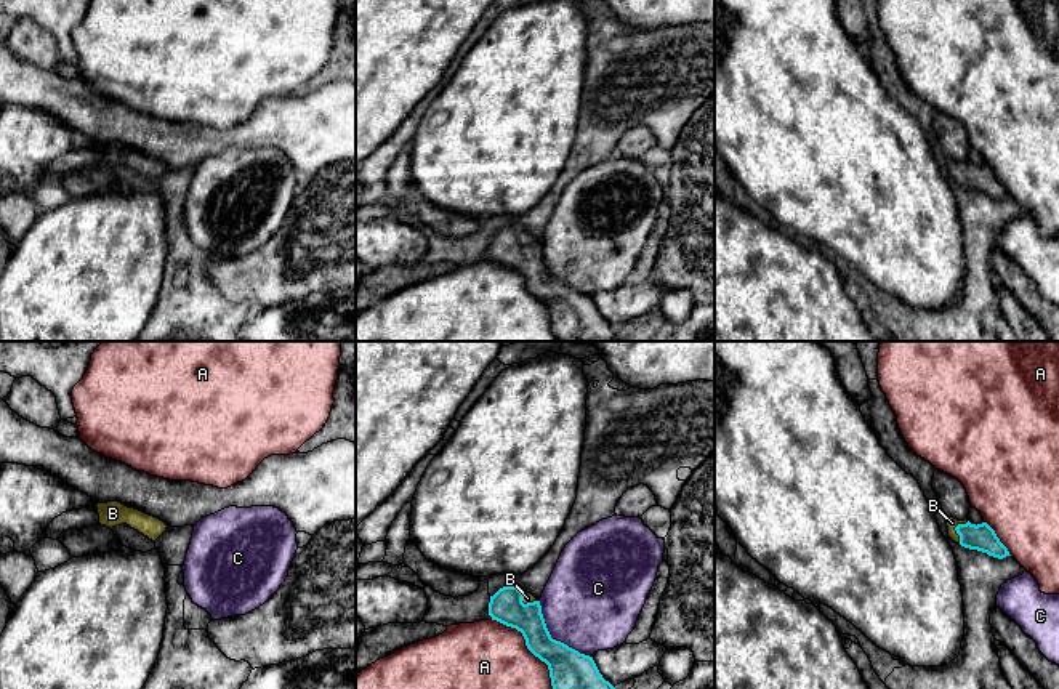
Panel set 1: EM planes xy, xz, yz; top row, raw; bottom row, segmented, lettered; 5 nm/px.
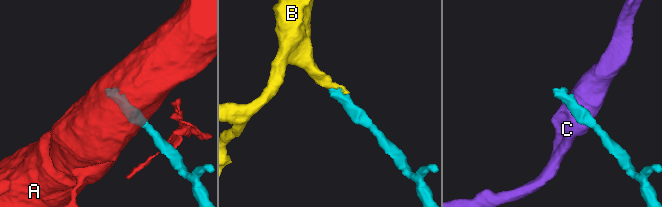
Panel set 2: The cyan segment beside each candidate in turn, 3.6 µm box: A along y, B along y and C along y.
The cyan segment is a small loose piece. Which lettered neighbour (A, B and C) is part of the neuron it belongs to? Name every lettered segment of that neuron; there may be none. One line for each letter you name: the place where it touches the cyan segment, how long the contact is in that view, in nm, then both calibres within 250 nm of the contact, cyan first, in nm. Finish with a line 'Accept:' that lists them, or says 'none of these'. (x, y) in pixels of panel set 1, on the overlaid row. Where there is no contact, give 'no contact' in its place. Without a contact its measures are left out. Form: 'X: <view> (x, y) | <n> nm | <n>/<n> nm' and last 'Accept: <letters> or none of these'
B: xz (523, 596) | 160 nm | 170/50 nm
Accept: B

